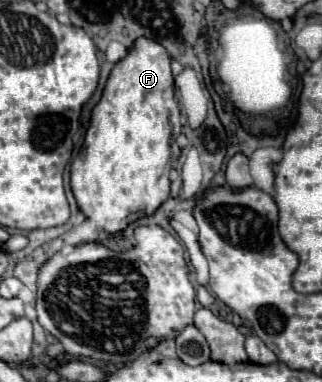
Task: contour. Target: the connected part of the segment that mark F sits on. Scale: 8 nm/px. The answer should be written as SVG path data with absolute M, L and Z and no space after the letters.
M139 38L135 42L135 48L127 54L127 58L123 58L121 62L115 64L115 68L111 70L111 76L107 80L107 86L103 90L103 96L101 96L101 102L93 108L93 114L91 114L91 126L87 130L87 136L85 136L85 146L83 150L79 152L79 156L73 160L71 164L71 190L73 190L73 196L79 204L79 210L85 214L85 218L93 220L95 224L99 224L107 234L117 234L117 232L123 232L135 218L141 218L141 216L151 216L167 198L169 198L169 186L171 186L171 180L169 180L169 172L171 172L171 158L173 154L177 156L177 146L175 146L175 140L177 136L181 134L181 112L177 108L177 100L175 100L175 86L173 86L173 76L171 76L171 58L165 54L165 48L157 42L149 42L147 38Z

